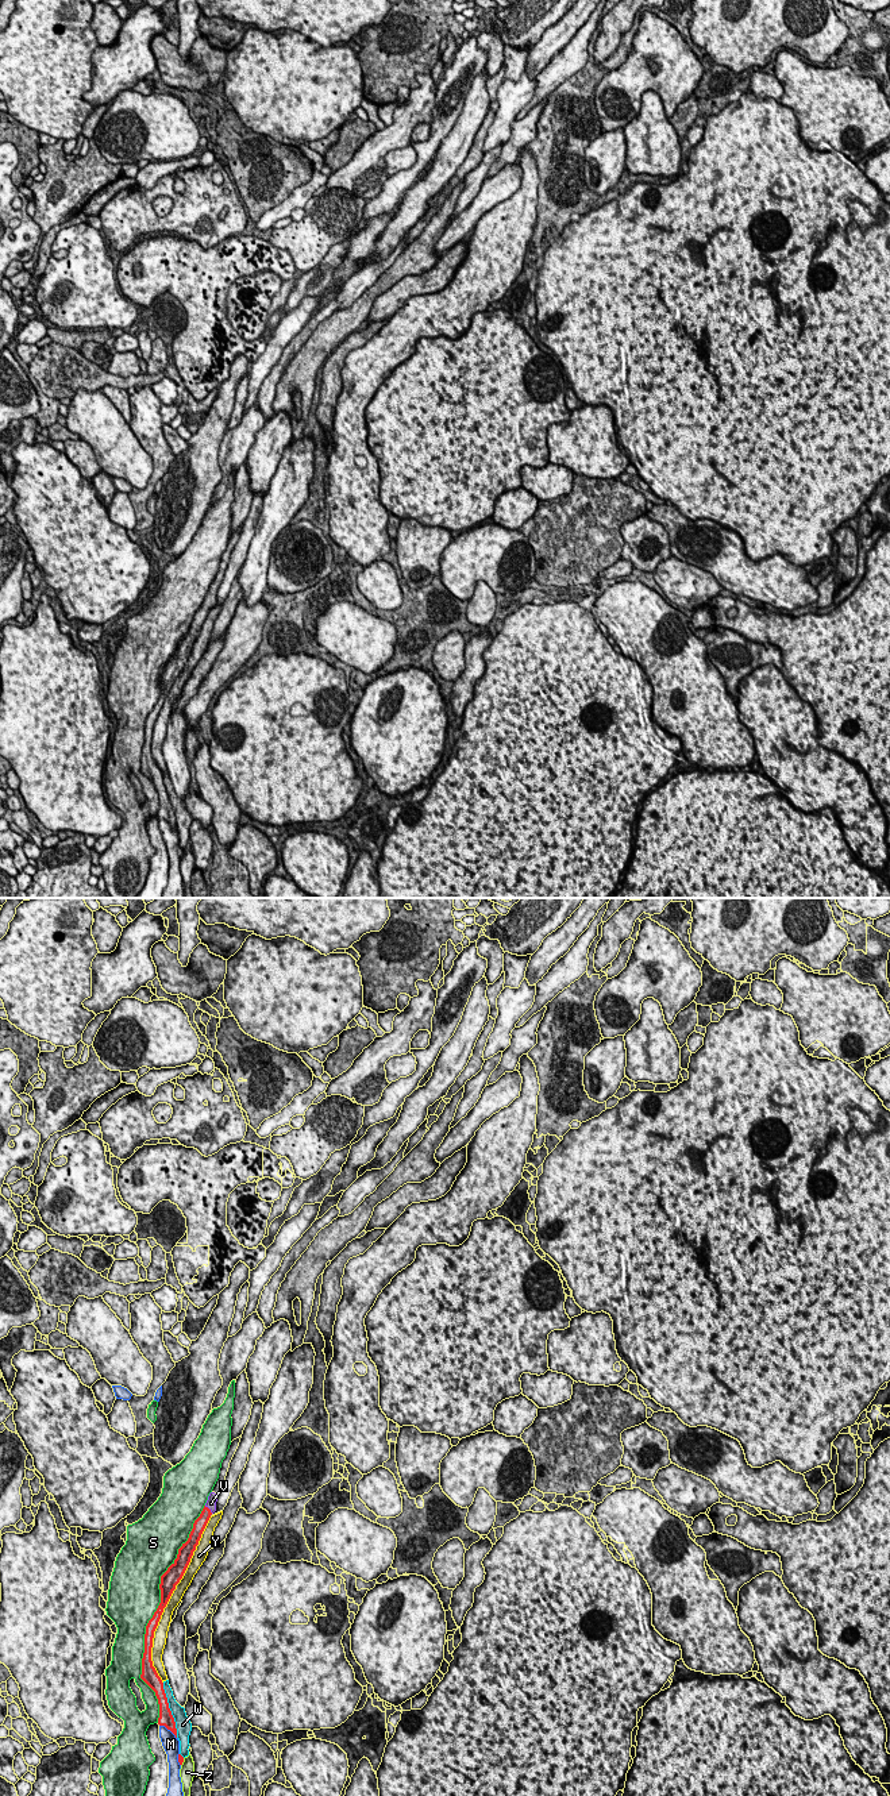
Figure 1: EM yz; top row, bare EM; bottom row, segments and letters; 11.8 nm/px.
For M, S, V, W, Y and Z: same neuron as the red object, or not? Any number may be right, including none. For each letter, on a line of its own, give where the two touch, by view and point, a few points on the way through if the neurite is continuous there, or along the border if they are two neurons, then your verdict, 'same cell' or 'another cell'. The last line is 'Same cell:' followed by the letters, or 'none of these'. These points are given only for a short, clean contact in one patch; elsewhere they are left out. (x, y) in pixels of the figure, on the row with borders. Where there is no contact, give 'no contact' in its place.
M: meets red in yz at (169, 1729); another cell
S: meets red in yz at (154, 1614); another cell
V: meets red in yz at (208, 1509); runs through yz (200, 1523), (208, 1509), (211, 1503); same cell
W: meets red in yz at (169, 1710); another cell
Y: meets red in yz at (168, 1600); another cell
Z: meets red in yz at (182, 1761); another cell
Same cell: V

